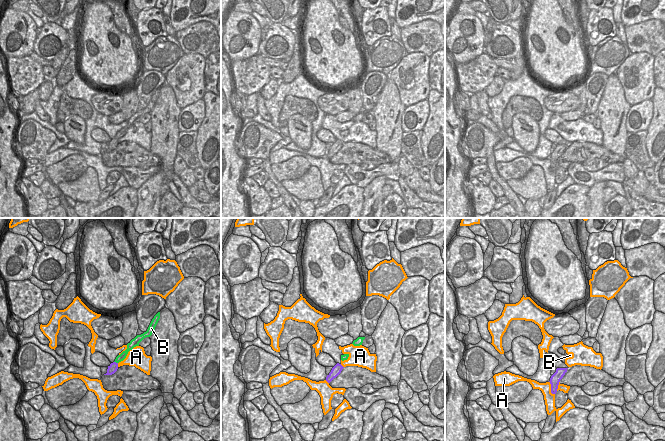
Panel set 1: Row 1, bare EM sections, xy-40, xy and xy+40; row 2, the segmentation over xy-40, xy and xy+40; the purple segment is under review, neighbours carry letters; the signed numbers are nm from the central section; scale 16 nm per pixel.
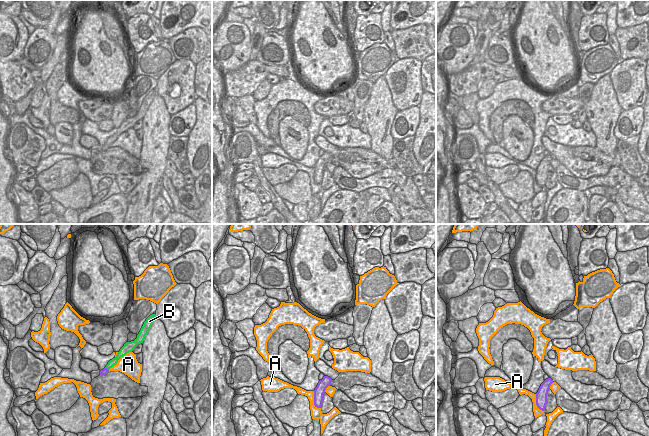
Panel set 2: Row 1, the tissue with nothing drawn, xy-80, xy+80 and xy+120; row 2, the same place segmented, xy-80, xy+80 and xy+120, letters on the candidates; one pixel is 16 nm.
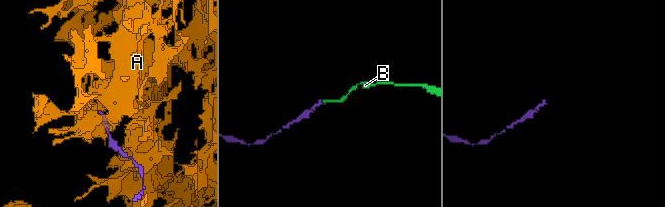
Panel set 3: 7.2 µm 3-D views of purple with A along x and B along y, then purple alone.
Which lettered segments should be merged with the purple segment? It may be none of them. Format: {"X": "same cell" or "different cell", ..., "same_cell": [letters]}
{"A": "different cell", "B": "same cell", "same_cell": ["B"]}

